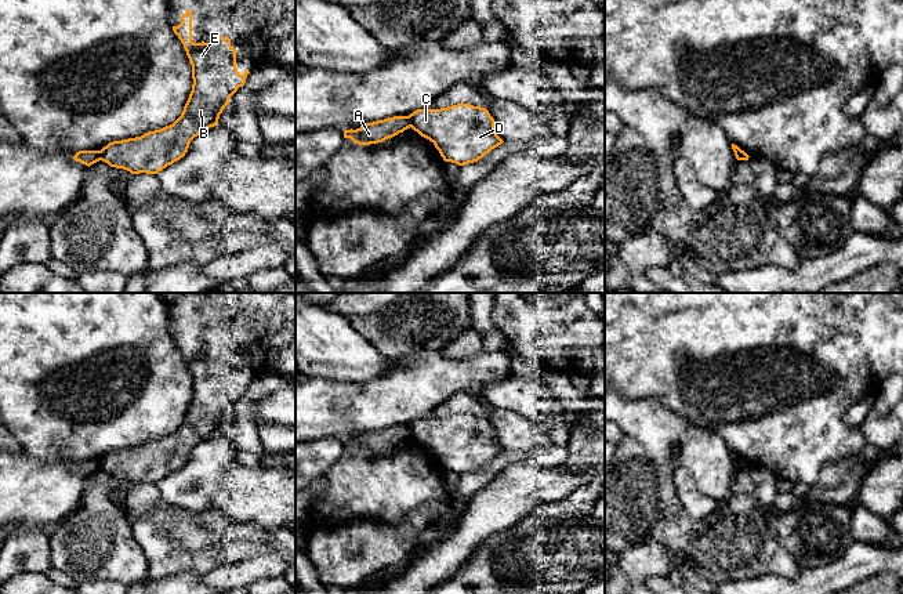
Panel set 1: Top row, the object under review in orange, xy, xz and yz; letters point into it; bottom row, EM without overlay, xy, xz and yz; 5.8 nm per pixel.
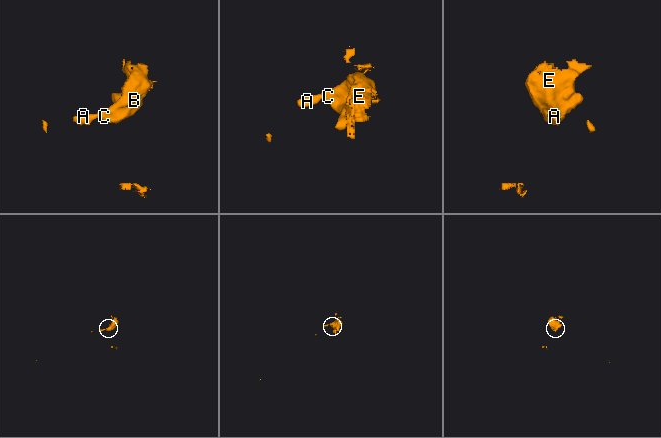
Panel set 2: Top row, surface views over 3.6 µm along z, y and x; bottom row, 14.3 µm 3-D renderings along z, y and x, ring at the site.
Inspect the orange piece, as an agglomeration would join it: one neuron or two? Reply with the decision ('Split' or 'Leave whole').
Split

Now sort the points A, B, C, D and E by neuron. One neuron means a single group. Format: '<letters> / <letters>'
A / B C D E

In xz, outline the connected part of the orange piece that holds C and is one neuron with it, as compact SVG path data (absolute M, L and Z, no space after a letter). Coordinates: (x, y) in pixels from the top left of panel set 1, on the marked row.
M457 104L440 109L417 109L409 117L411 128L429 140L445 162L458 166L478 162L504 142L486 108Z

